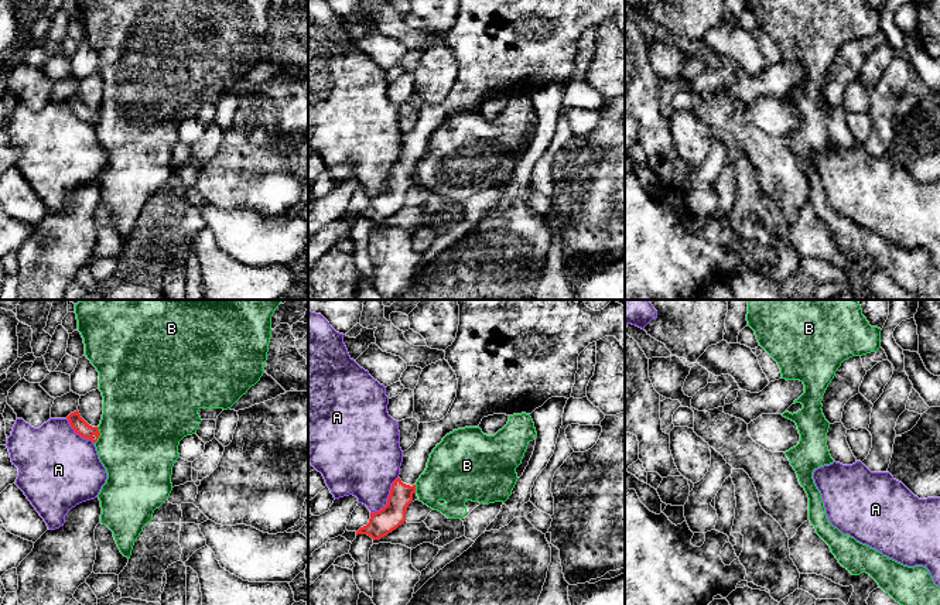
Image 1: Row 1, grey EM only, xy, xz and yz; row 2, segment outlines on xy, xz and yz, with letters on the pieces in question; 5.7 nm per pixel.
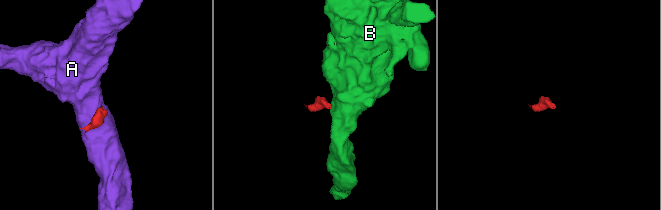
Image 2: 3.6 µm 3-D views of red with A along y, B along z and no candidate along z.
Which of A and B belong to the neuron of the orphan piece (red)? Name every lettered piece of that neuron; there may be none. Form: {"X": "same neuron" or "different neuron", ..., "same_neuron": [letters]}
{"A": "different neuron", "B": "different neuron", "same_neuron": []}

